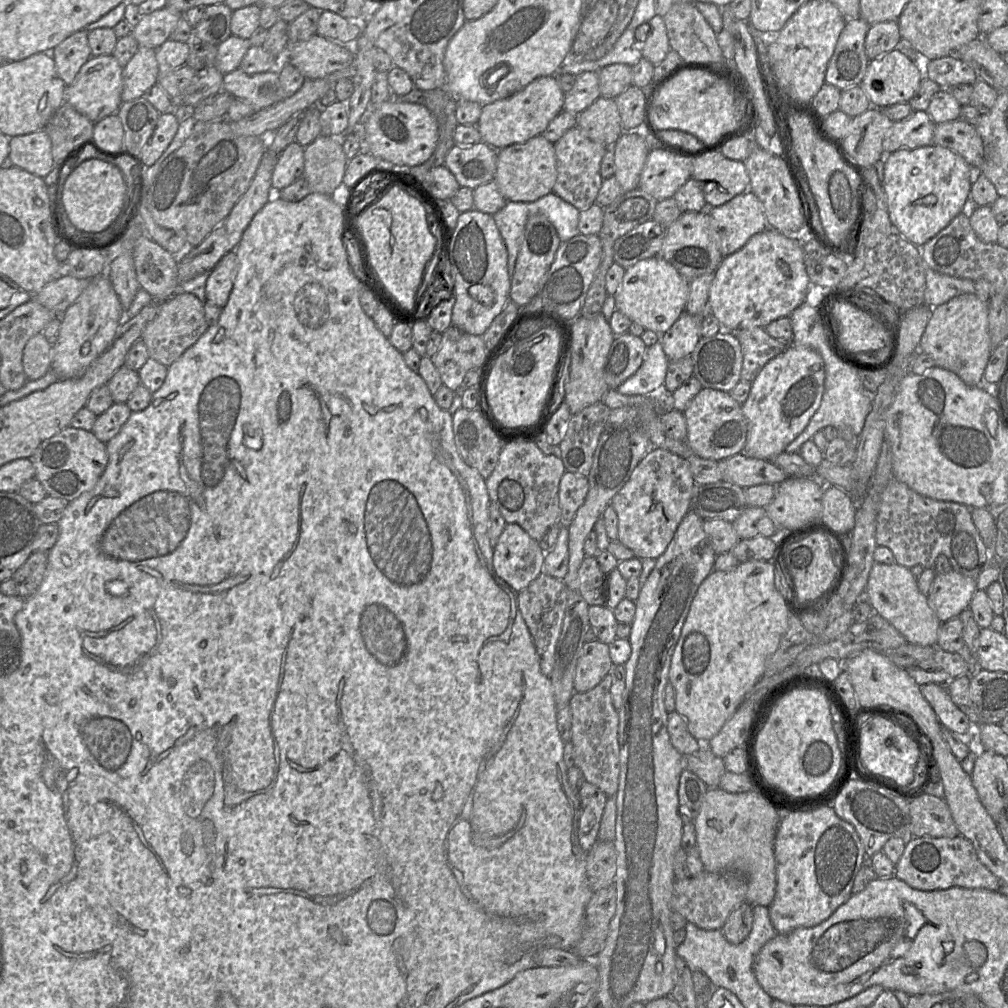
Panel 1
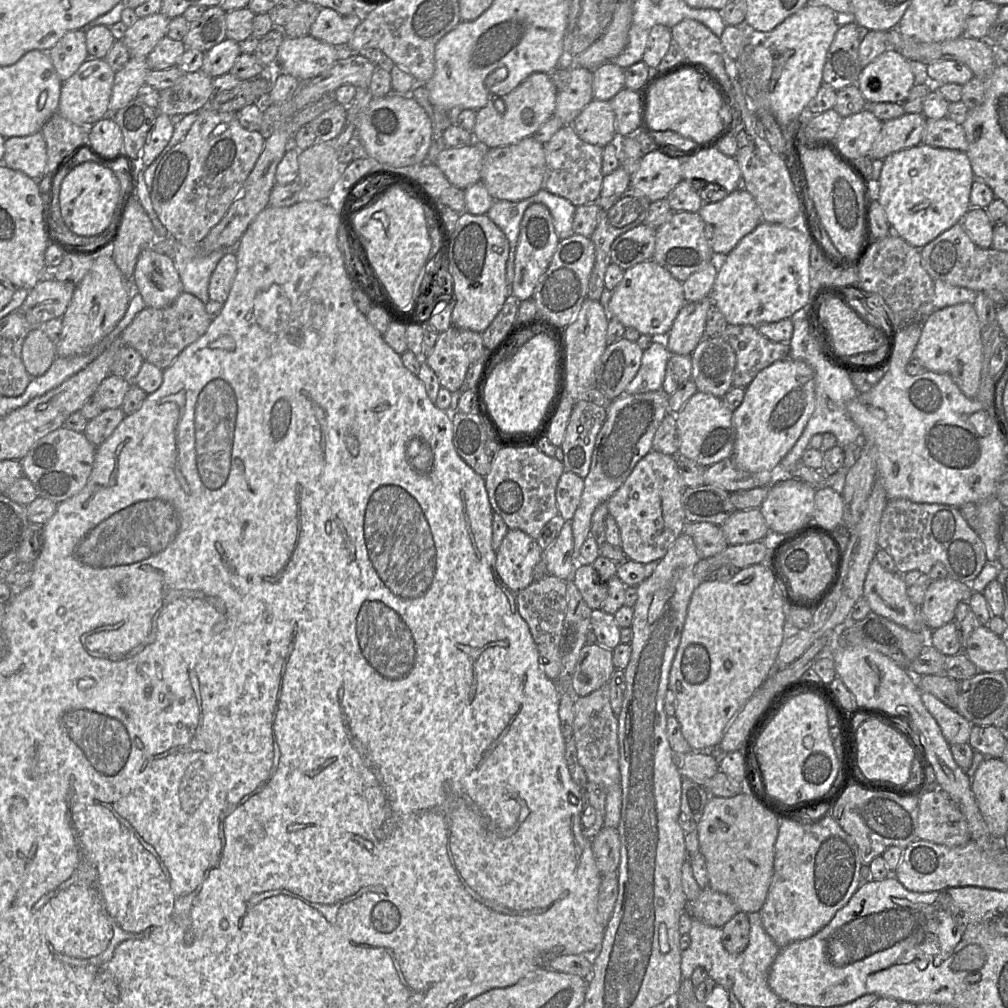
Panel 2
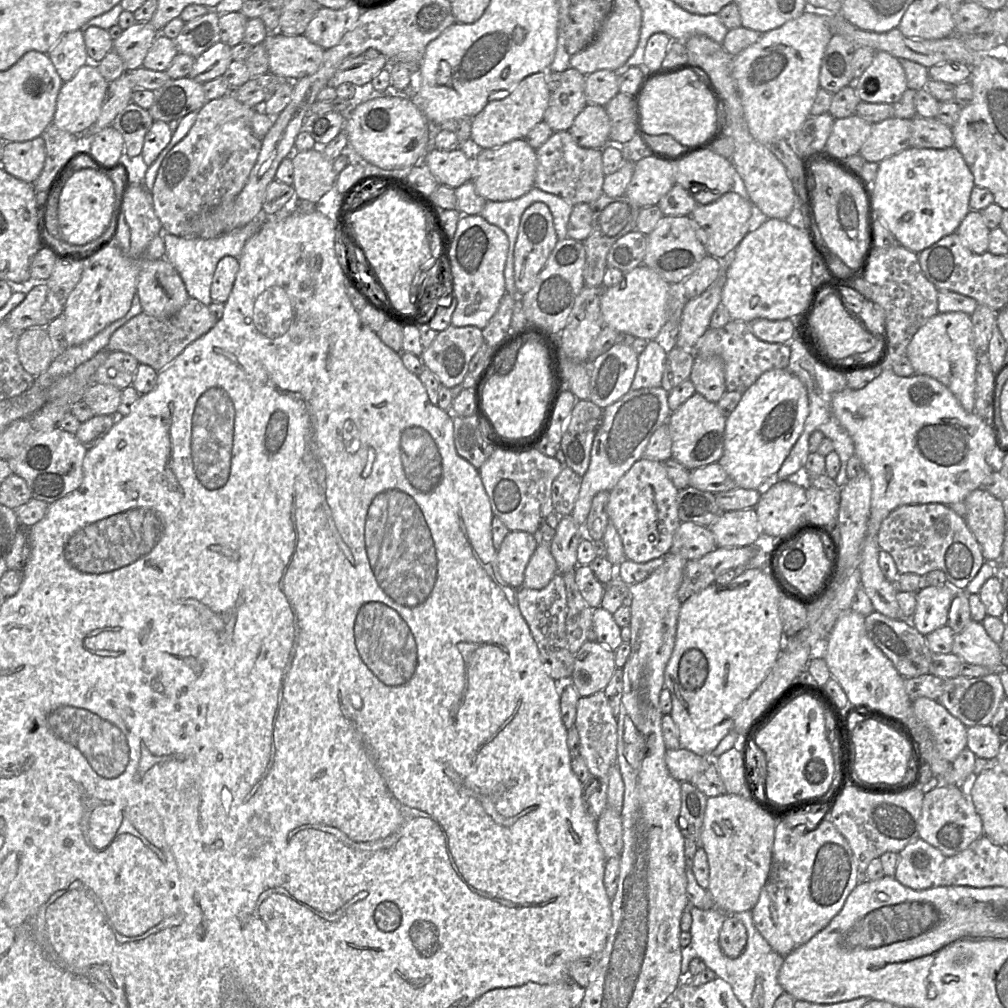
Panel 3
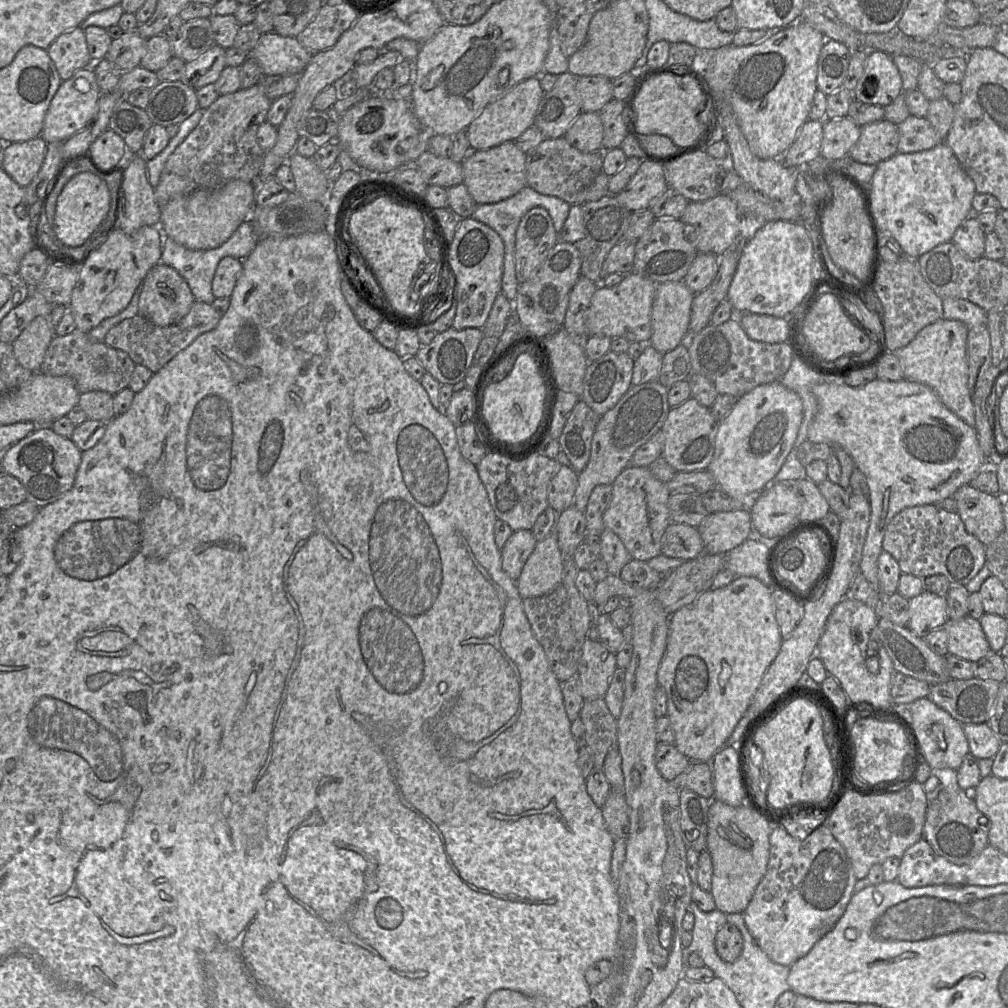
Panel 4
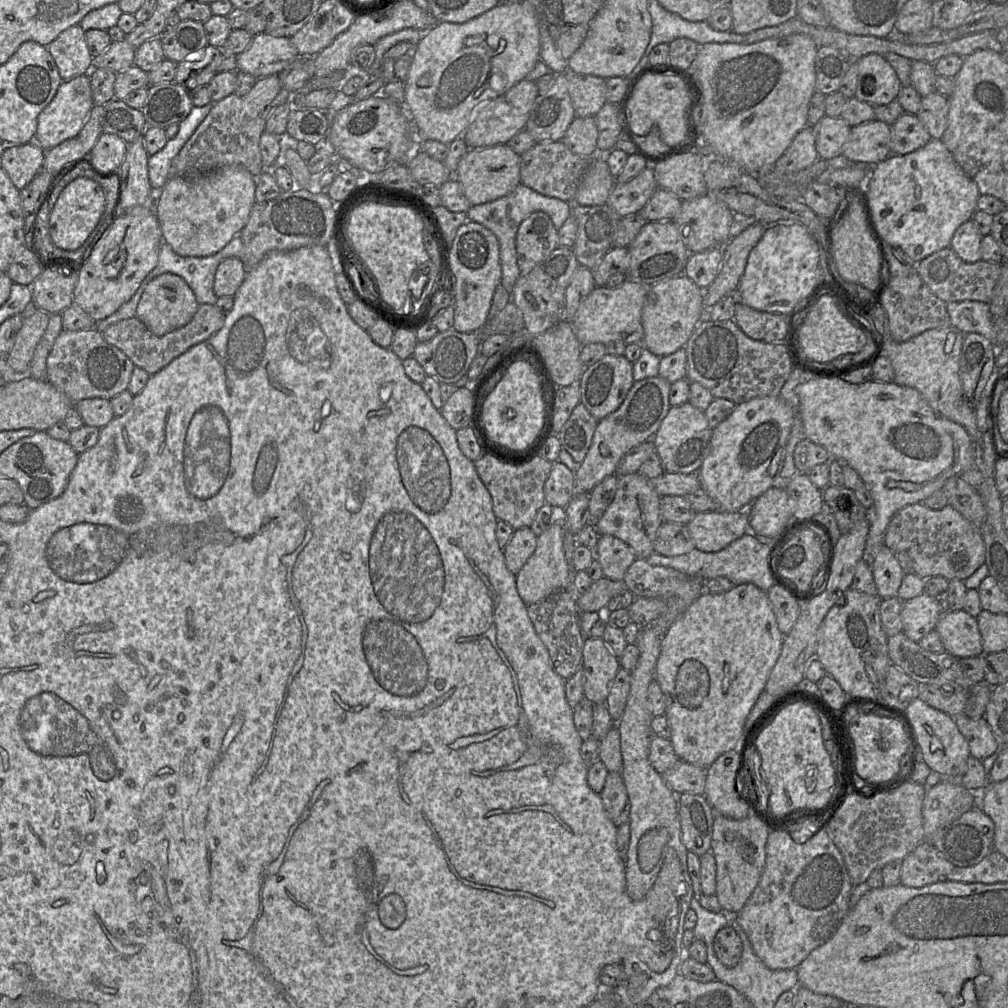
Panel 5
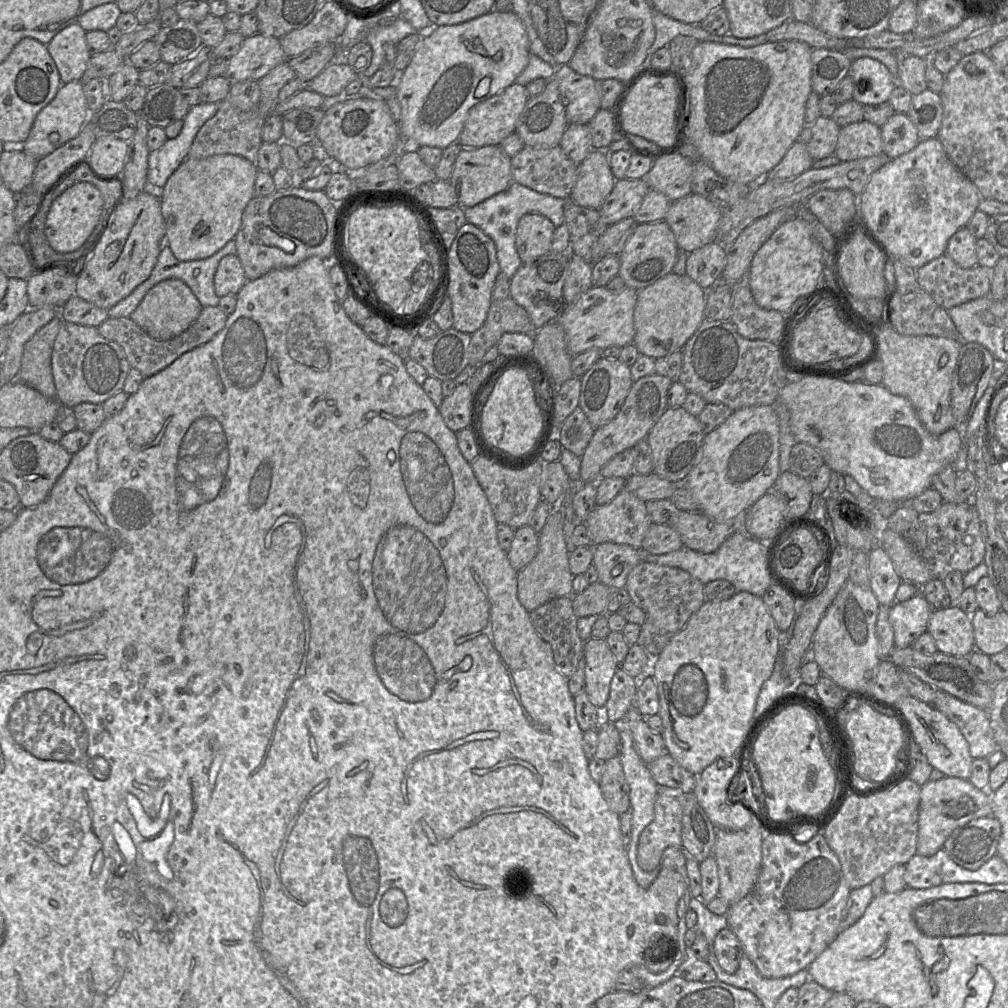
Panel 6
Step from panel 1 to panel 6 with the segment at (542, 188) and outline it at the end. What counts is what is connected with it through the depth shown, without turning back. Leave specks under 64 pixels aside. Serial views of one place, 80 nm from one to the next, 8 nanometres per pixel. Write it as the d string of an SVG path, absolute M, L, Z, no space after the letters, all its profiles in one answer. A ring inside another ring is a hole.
M500 145L464 148L457 156L449 178L456 191L458 205L463 208L472 207L506 190L514 181L511 159Z

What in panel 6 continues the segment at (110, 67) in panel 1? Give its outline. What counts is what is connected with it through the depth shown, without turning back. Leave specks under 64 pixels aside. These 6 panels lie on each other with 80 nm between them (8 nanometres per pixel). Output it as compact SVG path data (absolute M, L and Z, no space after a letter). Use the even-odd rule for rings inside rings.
M71 81L61 85L54 99L36 116L28 138L21 149L29 156L40 160L75 138L90 116L82 81Z

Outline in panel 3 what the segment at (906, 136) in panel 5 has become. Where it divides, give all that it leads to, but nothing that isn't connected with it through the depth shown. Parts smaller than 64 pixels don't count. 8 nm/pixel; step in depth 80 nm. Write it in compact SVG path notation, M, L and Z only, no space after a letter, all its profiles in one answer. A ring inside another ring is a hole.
M915 116L911 119L910 147L944 149L954 146L952 127L936 118Z

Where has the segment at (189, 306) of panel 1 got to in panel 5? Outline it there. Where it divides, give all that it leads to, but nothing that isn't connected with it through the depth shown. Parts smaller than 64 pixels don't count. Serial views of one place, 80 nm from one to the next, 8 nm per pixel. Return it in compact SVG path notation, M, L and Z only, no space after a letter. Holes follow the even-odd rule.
M200 304L188 324L163 336L156 336L138 318L133 317L108 326L102 332L102 337L107 343L124 352L135 366L153 375L190 347L210 338L223 327L224 321L225 315L215 304Z

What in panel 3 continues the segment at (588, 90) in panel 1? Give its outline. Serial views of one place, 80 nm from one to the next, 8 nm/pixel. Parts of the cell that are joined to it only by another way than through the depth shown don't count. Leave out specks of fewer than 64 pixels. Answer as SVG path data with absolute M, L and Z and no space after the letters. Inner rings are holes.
M572 67L562 72L561 83L551 92L543 118L553 132L568 131L575 117L587 105L585 77Z

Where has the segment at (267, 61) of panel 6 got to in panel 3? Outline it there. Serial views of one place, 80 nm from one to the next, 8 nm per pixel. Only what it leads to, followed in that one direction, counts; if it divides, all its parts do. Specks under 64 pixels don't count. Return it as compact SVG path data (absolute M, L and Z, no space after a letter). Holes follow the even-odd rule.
M269 33L263 43L269 57L269 72L290 81L314 74L325 52L305 35Z

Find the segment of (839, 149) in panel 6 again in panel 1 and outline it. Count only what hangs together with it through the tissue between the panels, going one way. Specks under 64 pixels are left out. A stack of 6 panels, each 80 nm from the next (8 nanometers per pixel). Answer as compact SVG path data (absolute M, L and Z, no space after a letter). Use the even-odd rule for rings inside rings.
M914 111L907 119L893 122L882 143L884 154L933 144L934 127L926 111Z

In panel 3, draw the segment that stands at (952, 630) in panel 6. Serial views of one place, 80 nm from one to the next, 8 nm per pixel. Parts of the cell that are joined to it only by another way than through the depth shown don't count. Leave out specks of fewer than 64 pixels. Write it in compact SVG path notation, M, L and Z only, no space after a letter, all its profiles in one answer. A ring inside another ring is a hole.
M972 620L962 632L955 634L952 653L963 662L989 668L1004 668L1000 645L990 638L981 622Z

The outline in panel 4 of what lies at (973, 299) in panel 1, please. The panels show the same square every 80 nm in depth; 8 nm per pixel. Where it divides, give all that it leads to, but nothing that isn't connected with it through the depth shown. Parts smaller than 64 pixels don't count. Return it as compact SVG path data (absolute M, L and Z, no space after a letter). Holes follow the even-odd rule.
M941 318L922 328L905 347L893 353L898 357L904 379L928 386L944 406L970 427L975 426L971 391L968 386L966 343L968 326L959 320Z

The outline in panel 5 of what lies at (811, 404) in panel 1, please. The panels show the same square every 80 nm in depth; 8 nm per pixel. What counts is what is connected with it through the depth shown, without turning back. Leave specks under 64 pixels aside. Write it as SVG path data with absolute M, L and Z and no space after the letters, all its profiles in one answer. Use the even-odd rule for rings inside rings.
M780 395L757 397L736 405L733 412L713 429L710 452L697 474L701 488L718 503L718 511L744 511L769 488L781 483L779 474L783 467L794 416L795 411Z

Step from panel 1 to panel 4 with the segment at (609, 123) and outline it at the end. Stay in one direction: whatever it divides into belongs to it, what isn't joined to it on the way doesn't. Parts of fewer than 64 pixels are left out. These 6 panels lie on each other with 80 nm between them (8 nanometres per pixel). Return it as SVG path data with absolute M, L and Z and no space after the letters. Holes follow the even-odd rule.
M581 112L566 131L567 142L584 153L604 152L603 124L598 112Z

